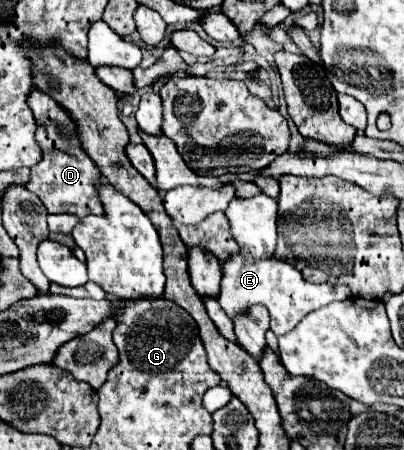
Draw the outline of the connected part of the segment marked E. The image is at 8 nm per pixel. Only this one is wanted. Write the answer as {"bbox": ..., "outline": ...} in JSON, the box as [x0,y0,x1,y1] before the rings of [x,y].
{"bbox":[217,193,351,335],"outline":[[[263,193],[241,199],[233,197],[227,211],[225,211],[233,239],[239,243],[241,251],[233,255],[229,261],[223,263],[223,281],[221,293],[217,301],[227,311],[229,317],[247,311],[253,303],[263,303],[271,315],[271,331],[275,335],[289,333],[307,313],[329,305],[331,301],[341,301],[351,297],[349,287],[345,285],[315,285],[301,277],[301,273],[285,261],[275,259],[275,245],[277,245],[277,199],[271,199]]]}

